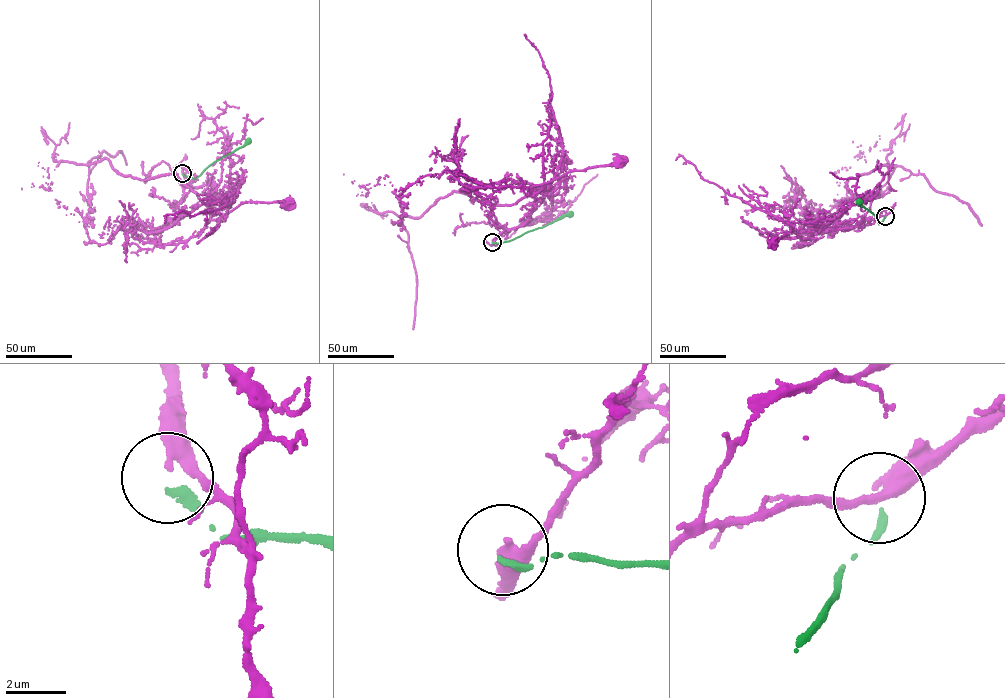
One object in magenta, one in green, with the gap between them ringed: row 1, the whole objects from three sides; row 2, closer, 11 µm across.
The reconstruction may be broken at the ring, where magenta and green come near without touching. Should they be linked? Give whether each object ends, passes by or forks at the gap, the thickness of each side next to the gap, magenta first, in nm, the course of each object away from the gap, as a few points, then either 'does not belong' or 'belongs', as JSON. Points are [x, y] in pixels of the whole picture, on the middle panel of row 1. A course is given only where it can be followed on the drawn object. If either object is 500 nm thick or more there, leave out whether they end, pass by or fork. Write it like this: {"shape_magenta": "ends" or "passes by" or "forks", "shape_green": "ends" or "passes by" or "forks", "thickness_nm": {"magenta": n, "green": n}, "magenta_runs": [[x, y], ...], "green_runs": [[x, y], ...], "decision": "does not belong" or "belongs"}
{"shape_magenta": "passes by", "shape_green": "ends", "thickness_nm": {"magenta": 320, "green": 240}, "magenta_runs": [[492, 242], [505, 229], [522, 226], [527, 220], [534, 206], [532, 187], [567, 173], [610, 166], [620, 160]], "green_runs": [[492, 243], [511, 240], [570, 214]], "decision": "does not belong"}

